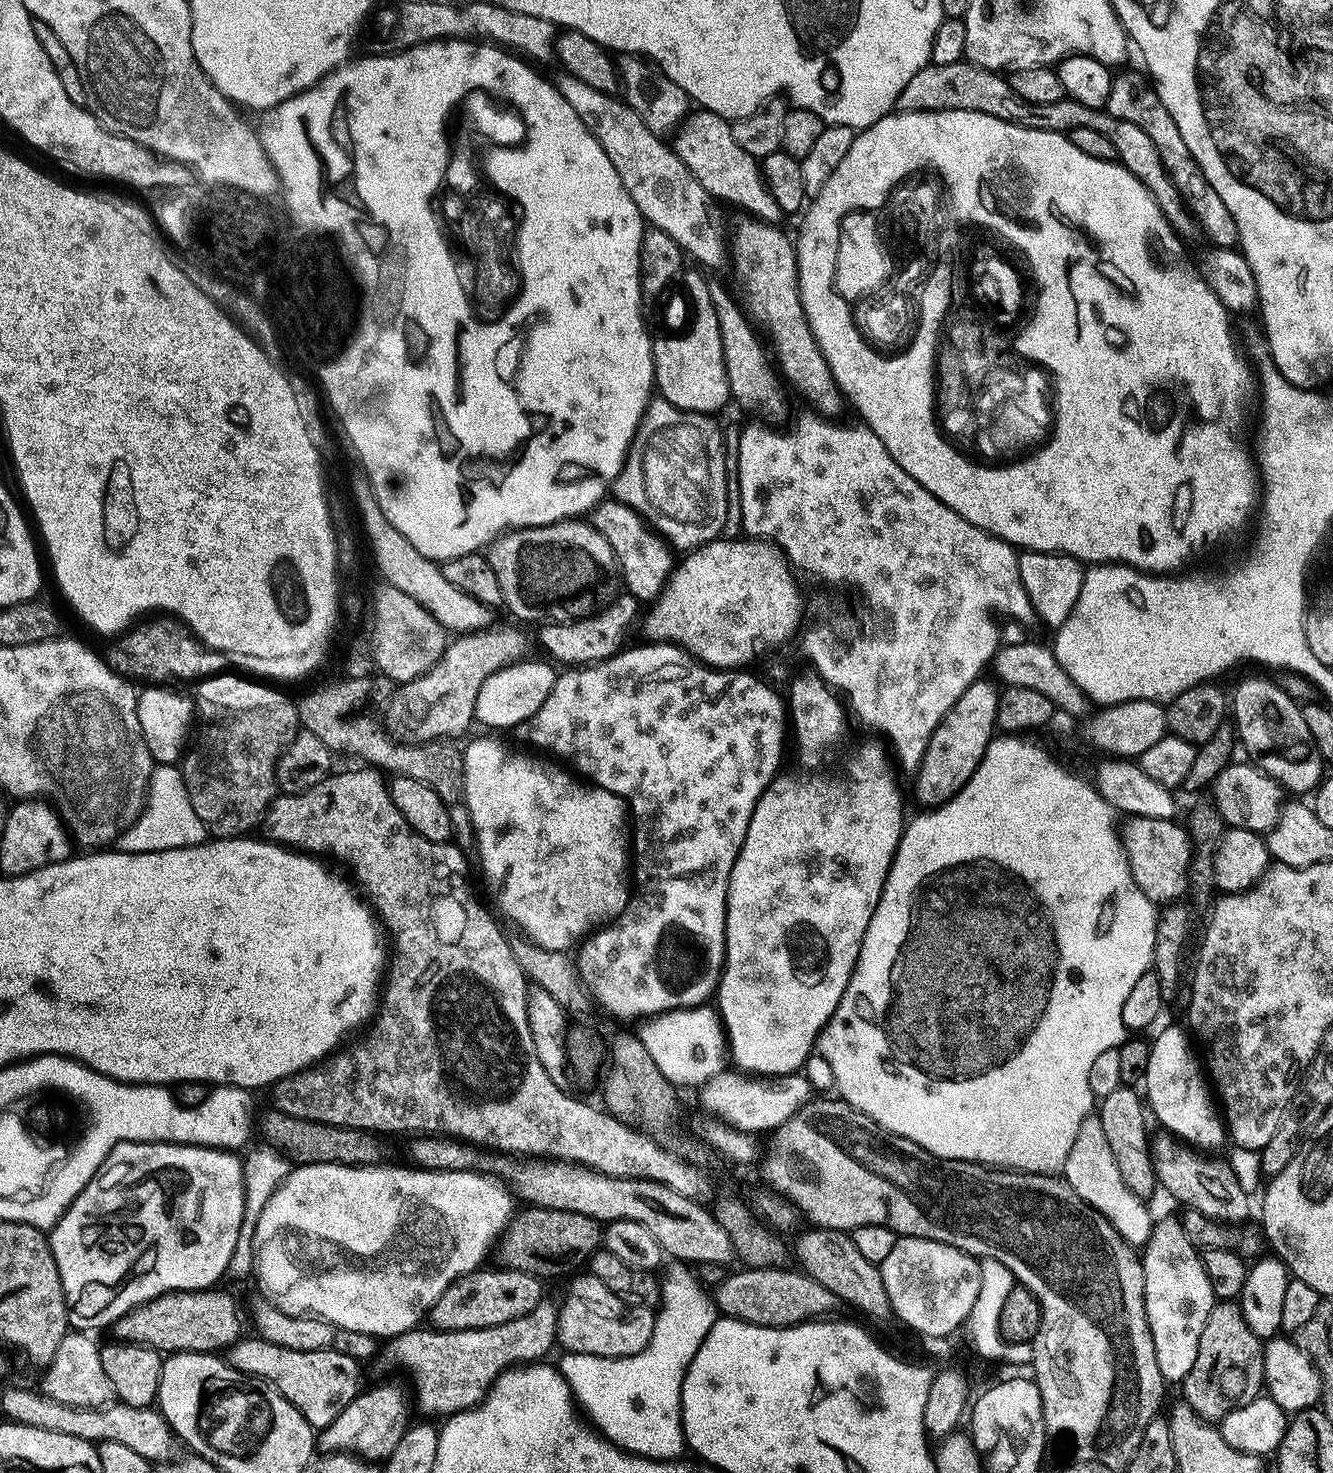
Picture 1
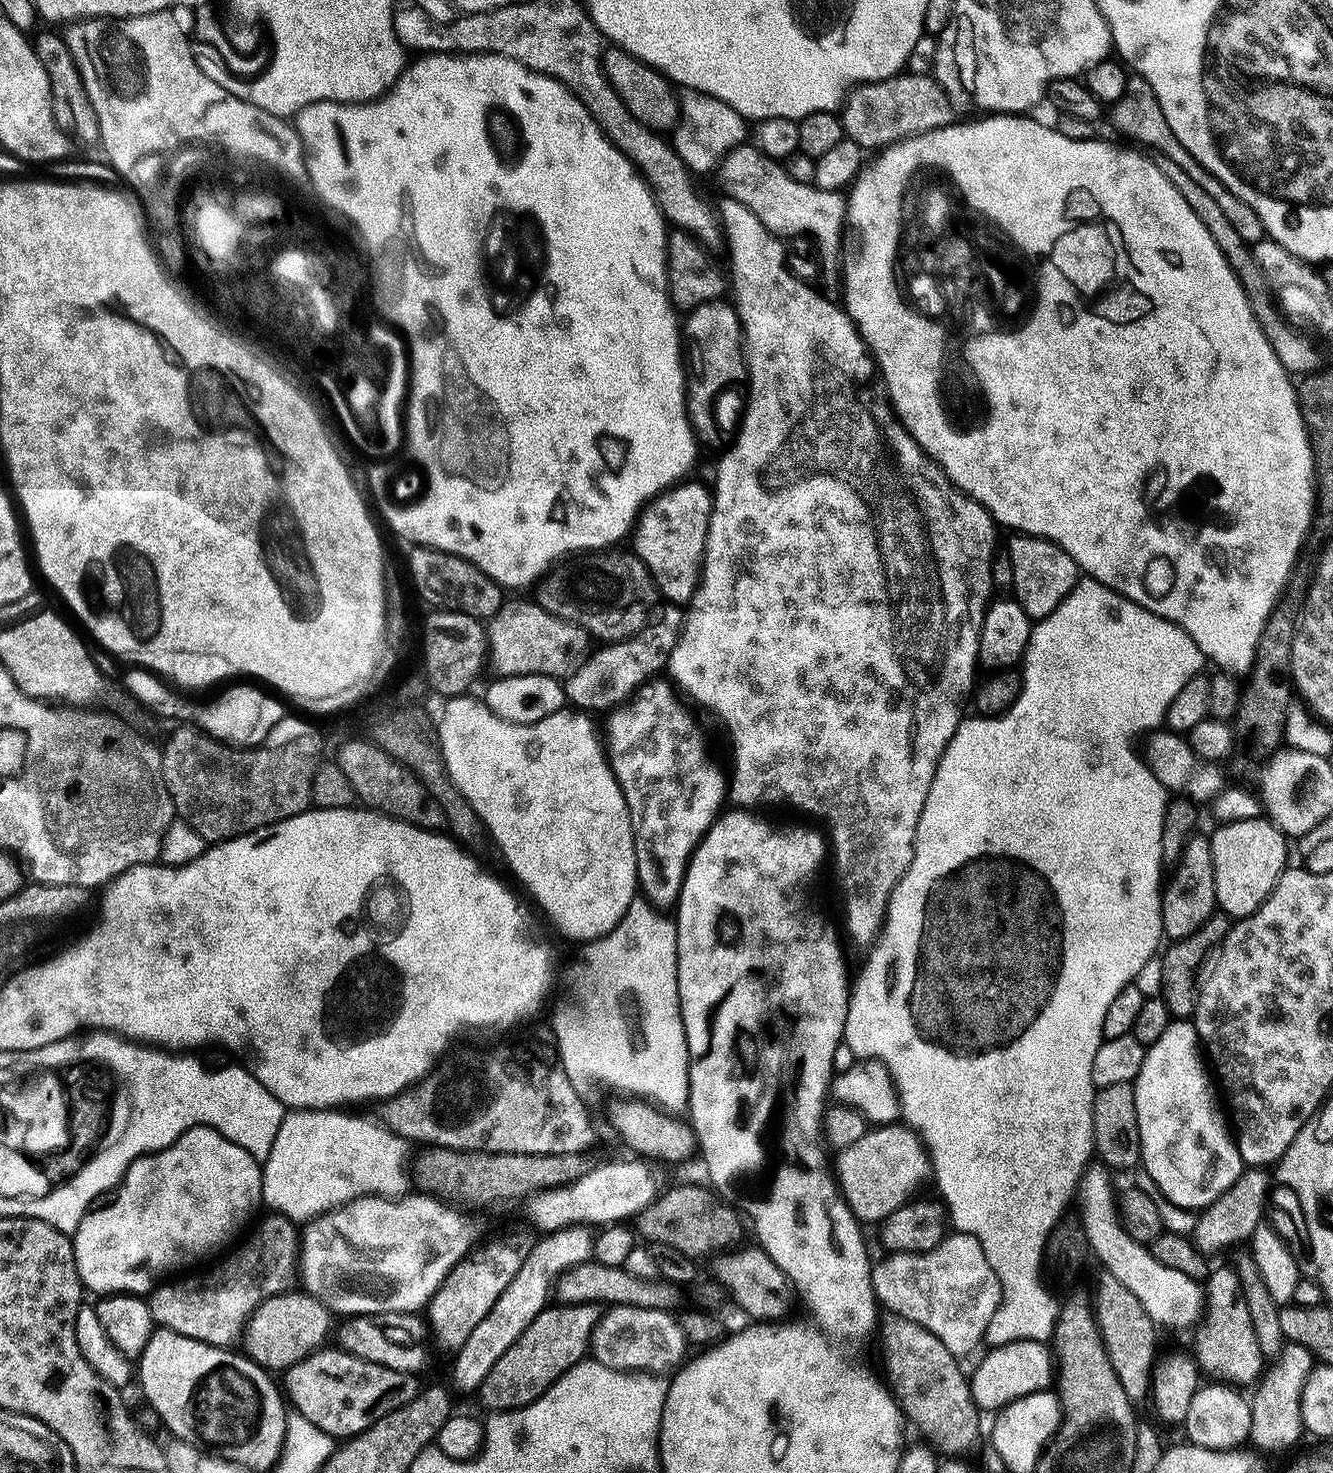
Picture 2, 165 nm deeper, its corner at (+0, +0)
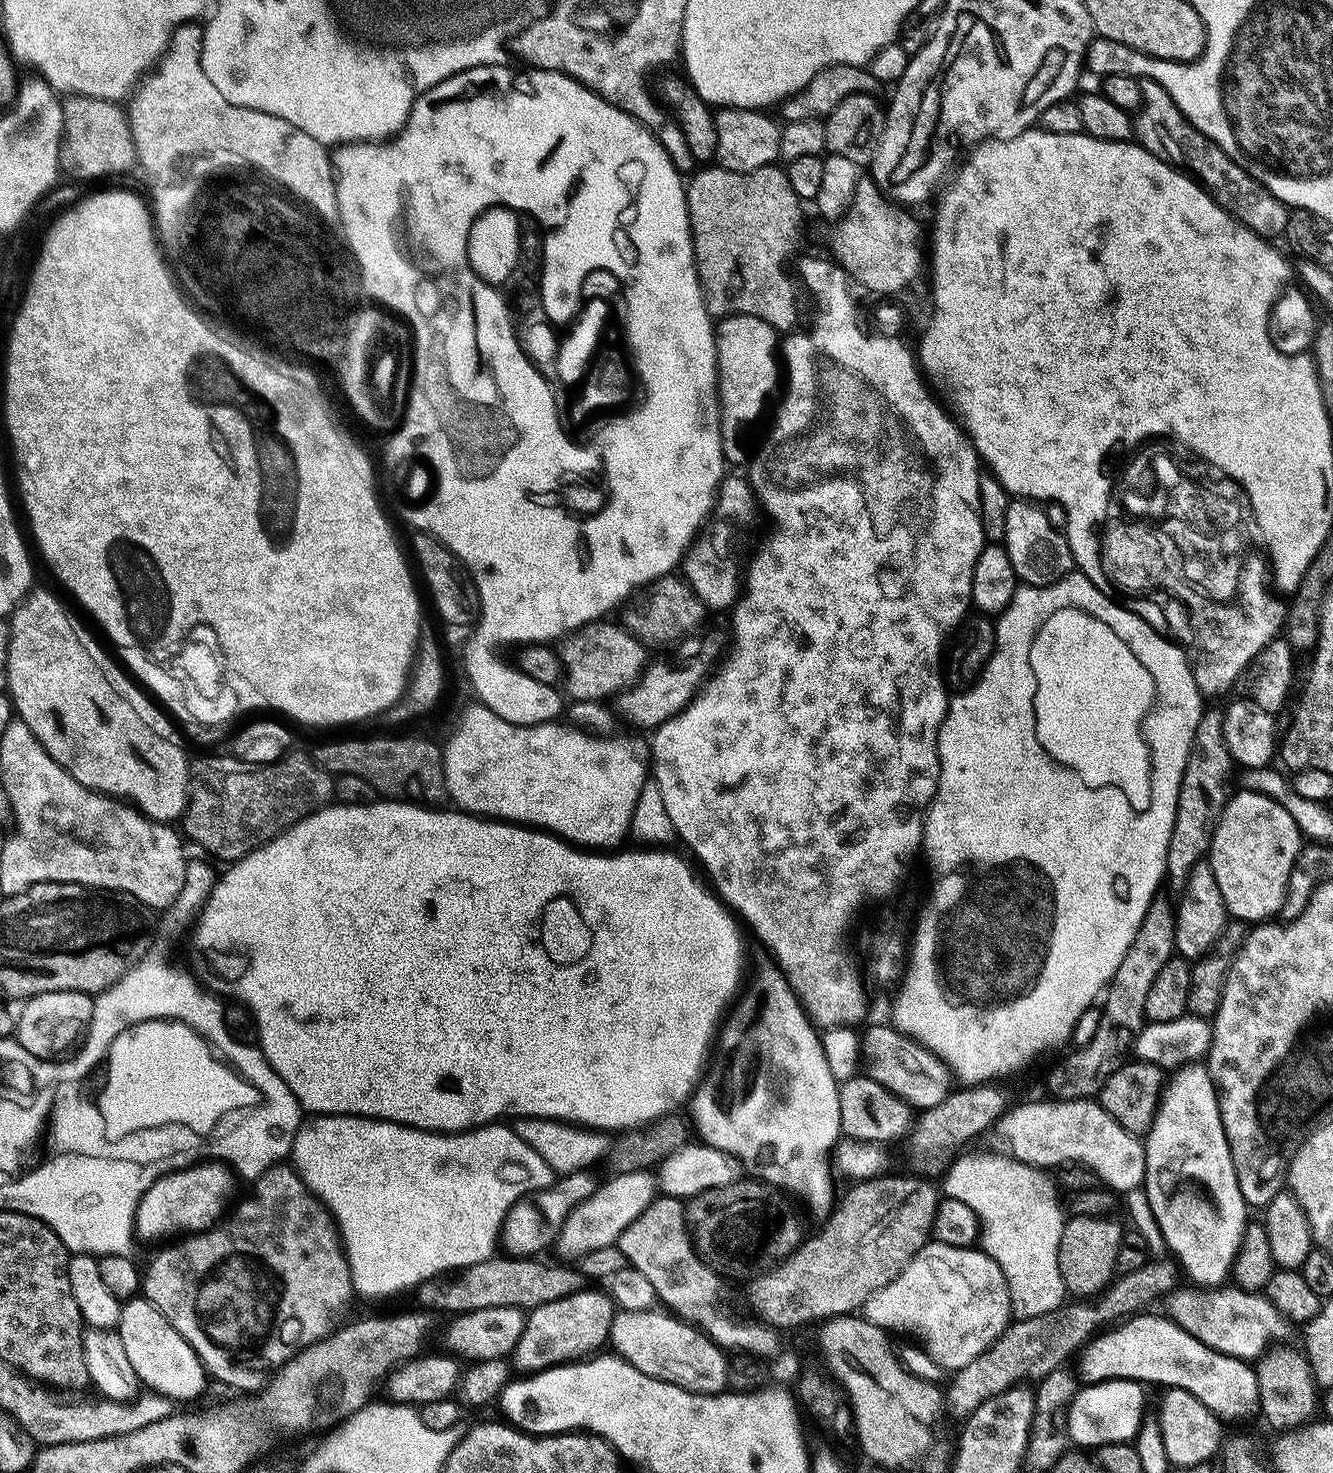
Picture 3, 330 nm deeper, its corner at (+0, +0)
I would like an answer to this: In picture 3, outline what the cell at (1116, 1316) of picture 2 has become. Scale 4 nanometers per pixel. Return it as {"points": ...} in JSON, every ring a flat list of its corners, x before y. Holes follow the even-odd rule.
{"points":[[1103,1215,1076,1216,1065,1223,1058,1262,1062,1270,1064,1287,1071,1295,1073,1292,1073,1297,1098,1297,1112,1287,1117,1279,1118,1250,1124,1241,1126,1228,1118,1221,1108,1219]]}

